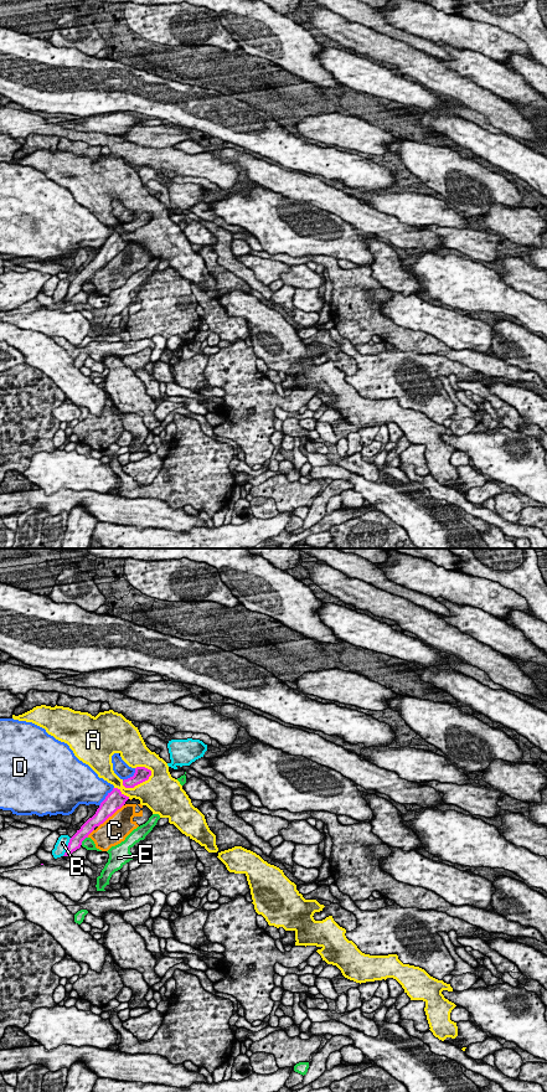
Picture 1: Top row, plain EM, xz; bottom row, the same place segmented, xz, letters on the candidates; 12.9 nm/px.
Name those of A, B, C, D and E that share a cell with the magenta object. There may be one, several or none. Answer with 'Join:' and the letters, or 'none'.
Join: none

